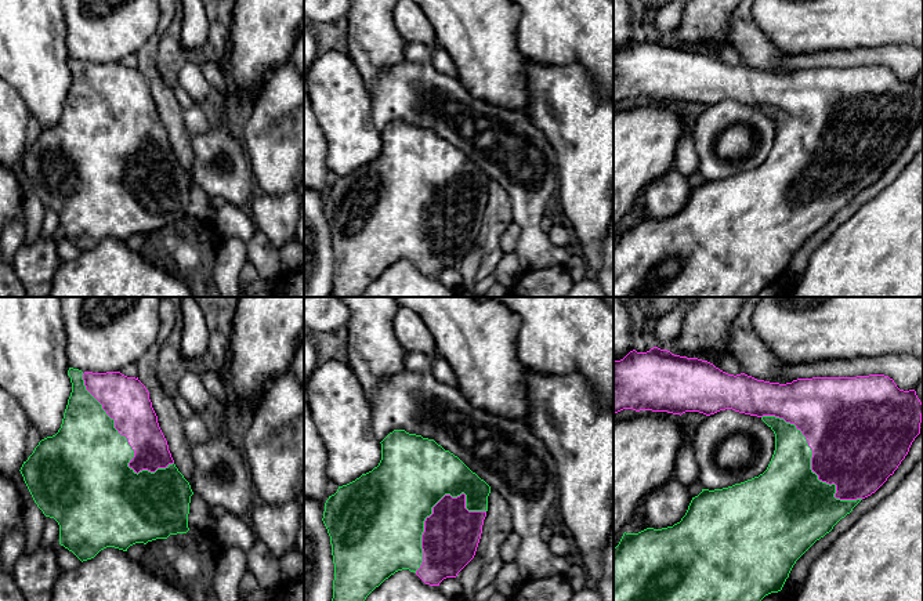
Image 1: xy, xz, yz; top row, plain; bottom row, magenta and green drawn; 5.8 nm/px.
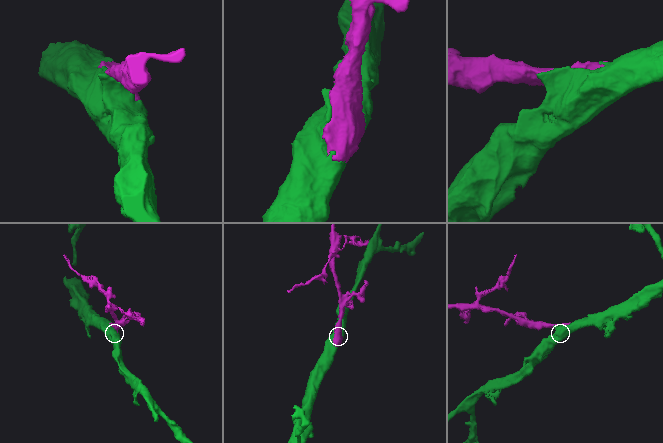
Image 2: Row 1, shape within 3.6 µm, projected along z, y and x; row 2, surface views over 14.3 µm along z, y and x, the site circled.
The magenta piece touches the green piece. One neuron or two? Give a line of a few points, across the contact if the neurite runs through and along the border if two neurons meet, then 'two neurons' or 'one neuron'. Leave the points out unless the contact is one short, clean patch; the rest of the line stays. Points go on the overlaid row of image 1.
one neuron

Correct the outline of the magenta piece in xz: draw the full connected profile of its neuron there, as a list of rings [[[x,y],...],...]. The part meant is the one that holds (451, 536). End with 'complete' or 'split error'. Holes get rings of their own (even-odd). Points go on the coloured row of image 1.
[[[394,430],[381,442],[381,460],[372,471],[339,486],[325,503],[323,524],[330,536],[334,564],[332,601],[365,601],[386,579],[398,571],[415,572],[426,584],[439,586],[474,558],[488,511],[491,486],[457,456],[434,439]]]; split error

